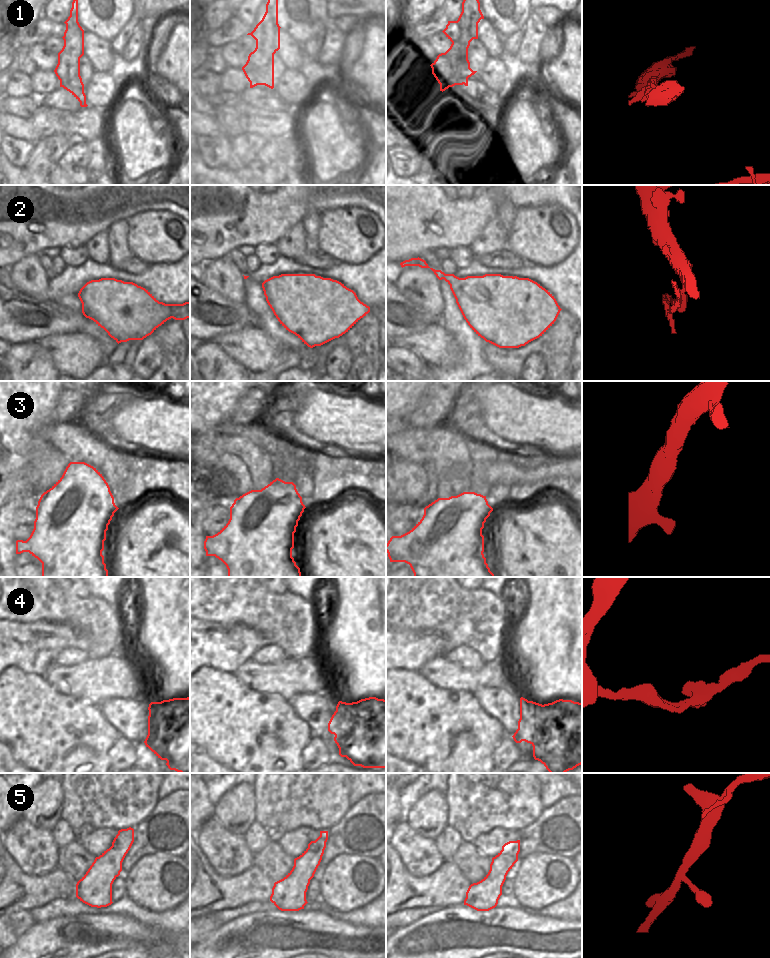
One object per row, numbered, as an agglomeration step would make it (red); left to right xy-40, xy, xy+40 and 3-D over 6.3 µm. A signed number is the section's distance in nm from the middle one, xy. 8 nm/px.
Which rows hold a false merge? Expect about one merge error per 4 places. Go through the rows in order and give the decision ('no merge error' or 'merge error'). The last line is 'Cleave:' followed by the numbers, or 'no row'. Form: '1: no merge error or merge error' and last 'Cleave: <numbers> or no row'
1: merge error
2: merge error
3: no merge error
4: no merge error
5: no merge error
Cleave: 1, 2

